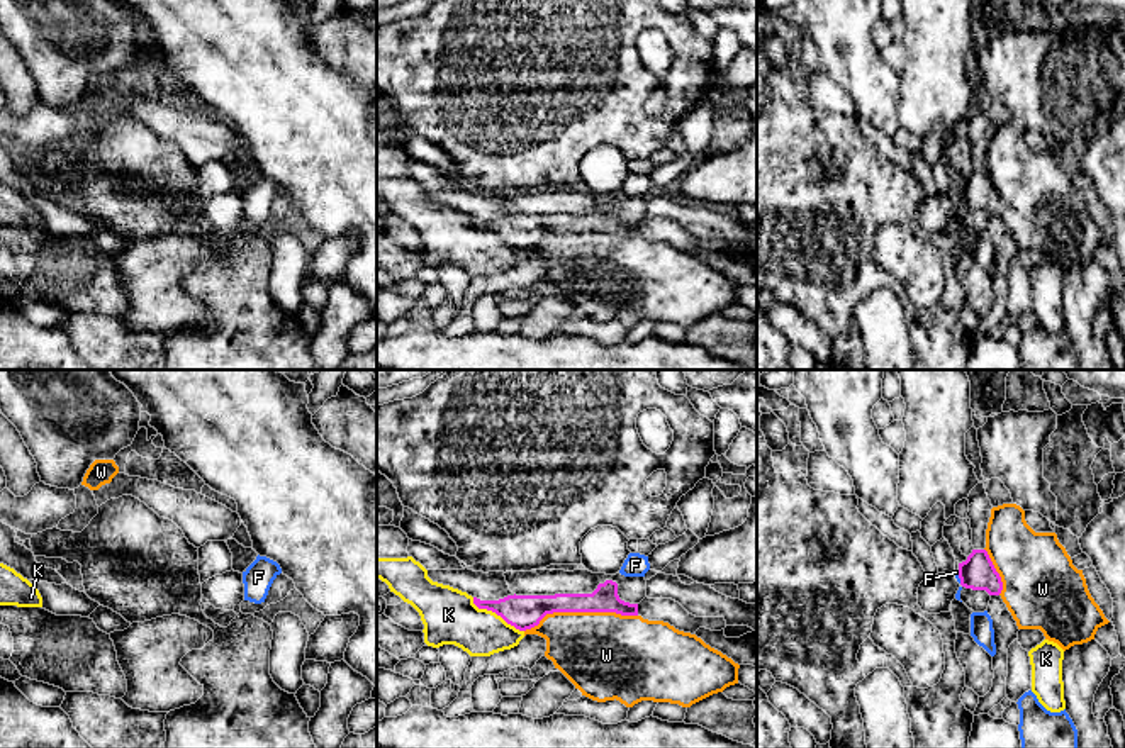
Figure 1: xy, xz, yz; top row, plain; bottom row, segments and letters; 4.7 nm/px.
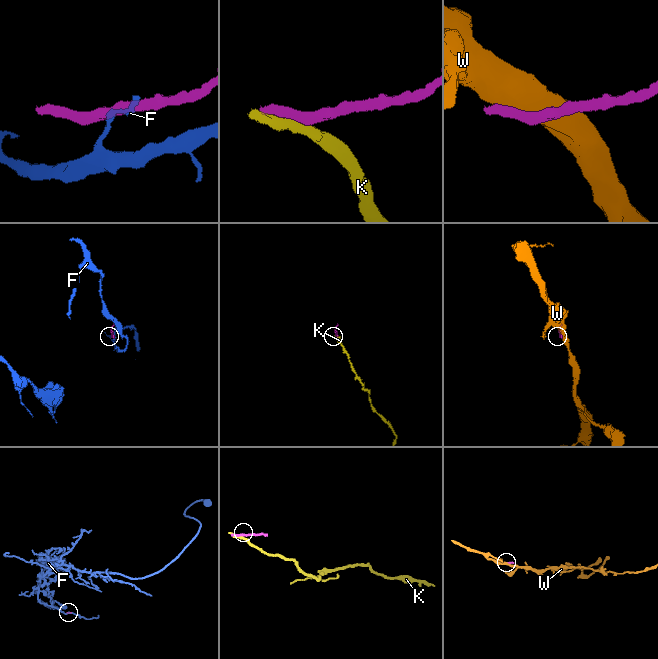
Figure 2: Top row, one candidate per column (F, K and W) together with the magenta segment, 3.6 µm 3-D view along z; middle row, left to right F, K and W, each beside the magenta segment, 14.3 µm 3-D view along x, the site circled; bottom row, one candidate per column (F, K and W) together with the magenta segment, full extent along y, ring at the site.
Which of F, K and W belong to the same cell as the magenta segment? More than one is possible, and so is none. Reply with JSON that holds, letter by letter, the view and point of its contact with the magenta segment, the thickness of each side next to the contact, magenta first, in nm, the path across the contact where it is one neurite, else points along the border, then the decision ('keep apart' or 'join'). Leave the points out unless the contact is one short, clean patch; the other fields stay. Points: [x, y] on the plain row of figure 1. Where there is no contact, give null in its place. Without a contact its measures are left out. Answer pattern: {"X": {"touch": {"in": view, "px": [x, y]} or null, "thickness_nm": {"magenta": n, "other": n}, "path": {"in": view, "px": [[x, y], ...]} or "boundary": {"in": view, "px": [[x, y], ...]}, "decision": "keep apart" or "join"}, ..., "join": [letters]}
{"F": {"touch": {"in": "yz", "px": [959, 197]}, "thickness_nm": {"magenta": 160, "other": 20}, "boundary": {"in": "yz", "px": [[957, 192], [961, 202]]}, "decision": "keep apart"}, "K": {"touch": {"in": "xz", "px": [496, 233]}, "thickness_nm": {"magenta": 160, "other": 260}, "decision": "keep apart"}, "W": {"touch": {"in": "xz", "px": [581, 231]}, "thickness_nm": {"magenta": 150, "other": 420}, "decision": "keep apart"}, "join": []}

